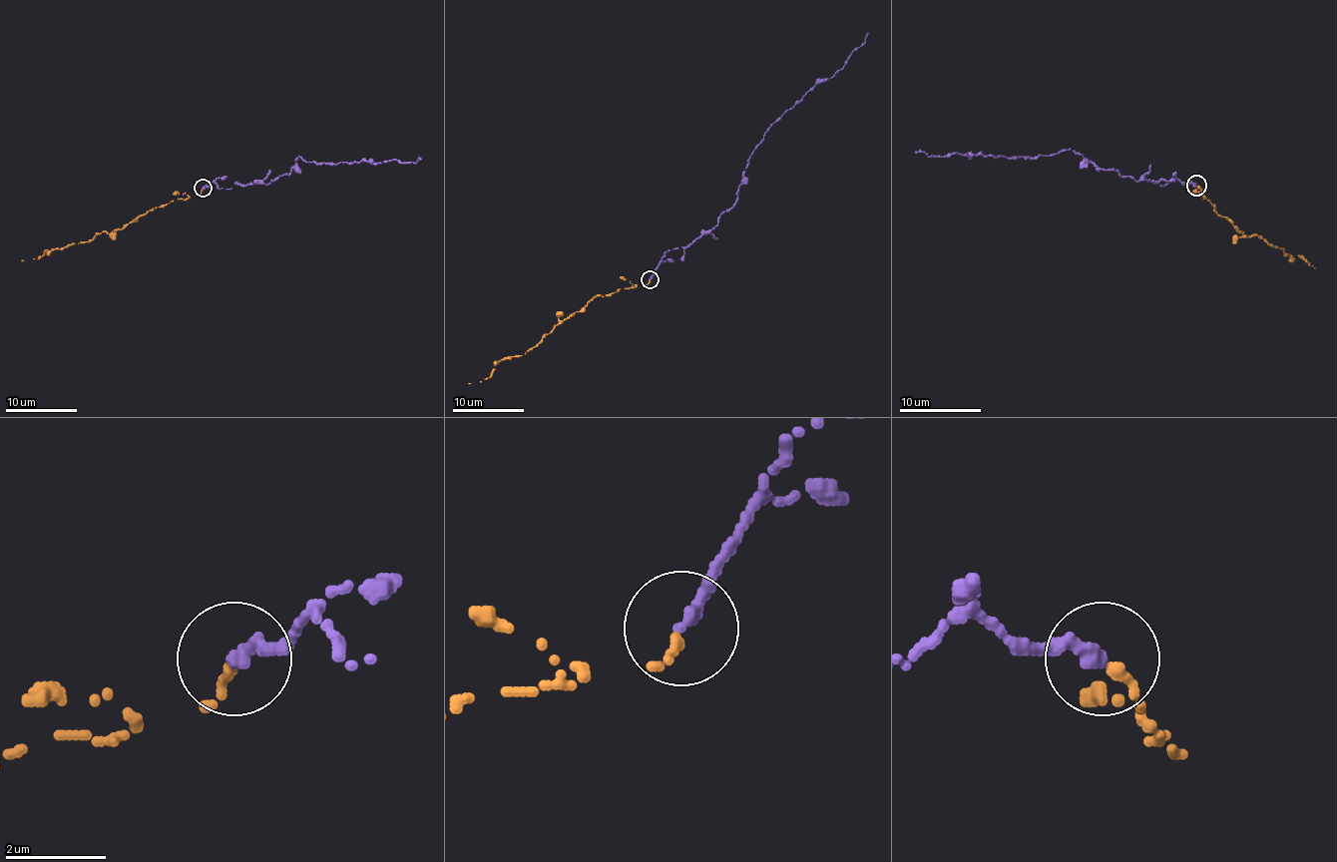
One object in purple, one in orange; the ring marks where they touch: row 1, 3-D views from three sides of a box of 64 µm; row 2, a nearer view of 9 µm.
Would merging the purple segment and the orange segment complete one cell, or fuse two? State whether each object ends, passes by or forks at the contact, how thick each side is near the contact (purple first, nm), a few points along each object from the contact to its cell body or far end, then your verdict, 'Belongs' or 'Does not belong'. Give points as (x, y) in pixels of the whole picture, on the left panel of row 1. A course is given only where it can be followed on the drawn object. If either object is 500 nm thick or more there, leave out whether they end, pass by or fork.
At the ring purple ends. At the ring orange ends. Thickness 300 nm (purple) against 200 nm. Course of purple: (204, 188), (214, 182), (220, 190), (267, 184), (289, 175), (298, 157), (318, 164), (420, 159). Course of orange: (204, 190), (200, 195), (184, 200), (178, 199), (157, 208), (114, 232), (103, 232), (22, 261). Belongs

